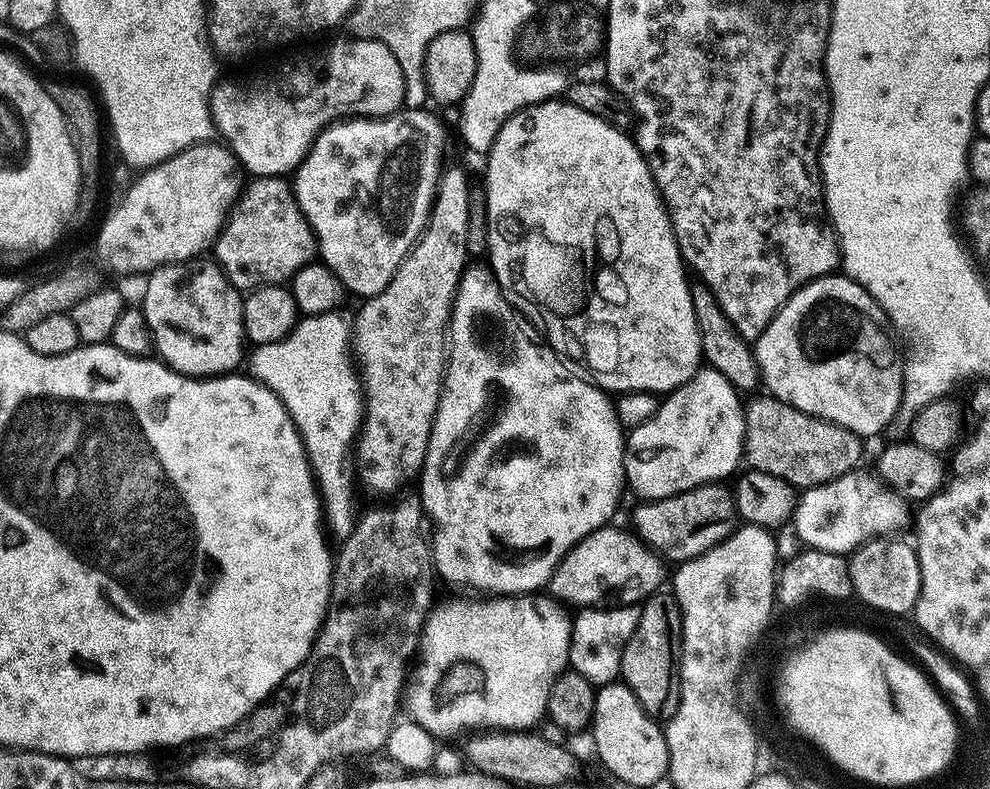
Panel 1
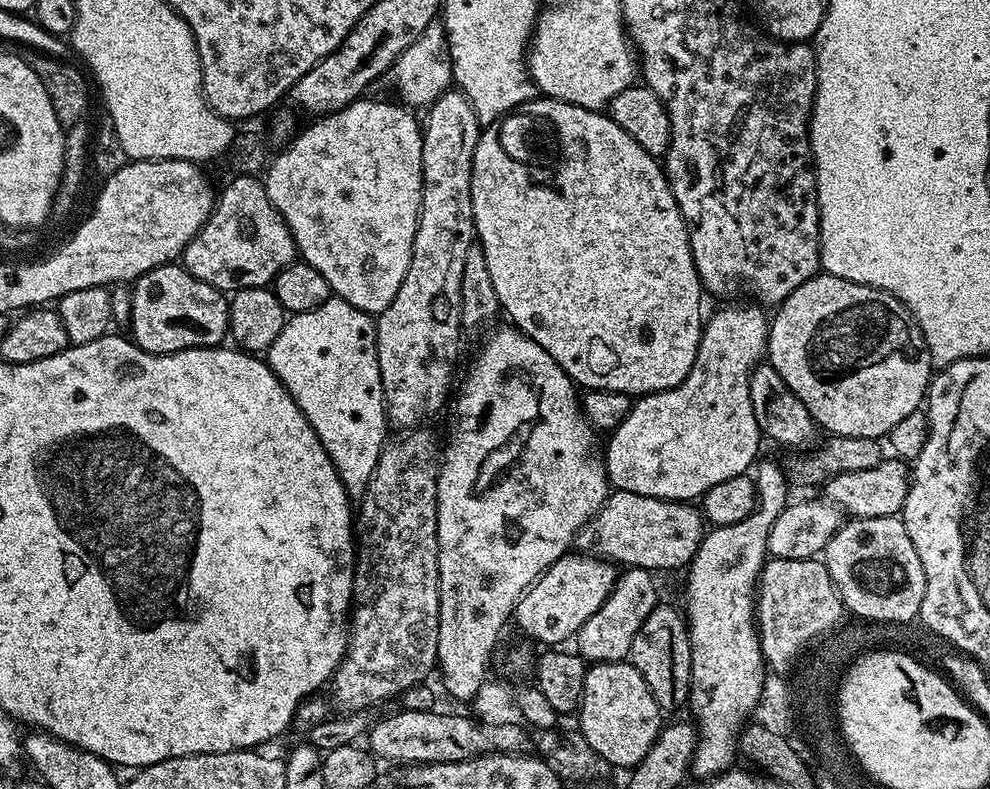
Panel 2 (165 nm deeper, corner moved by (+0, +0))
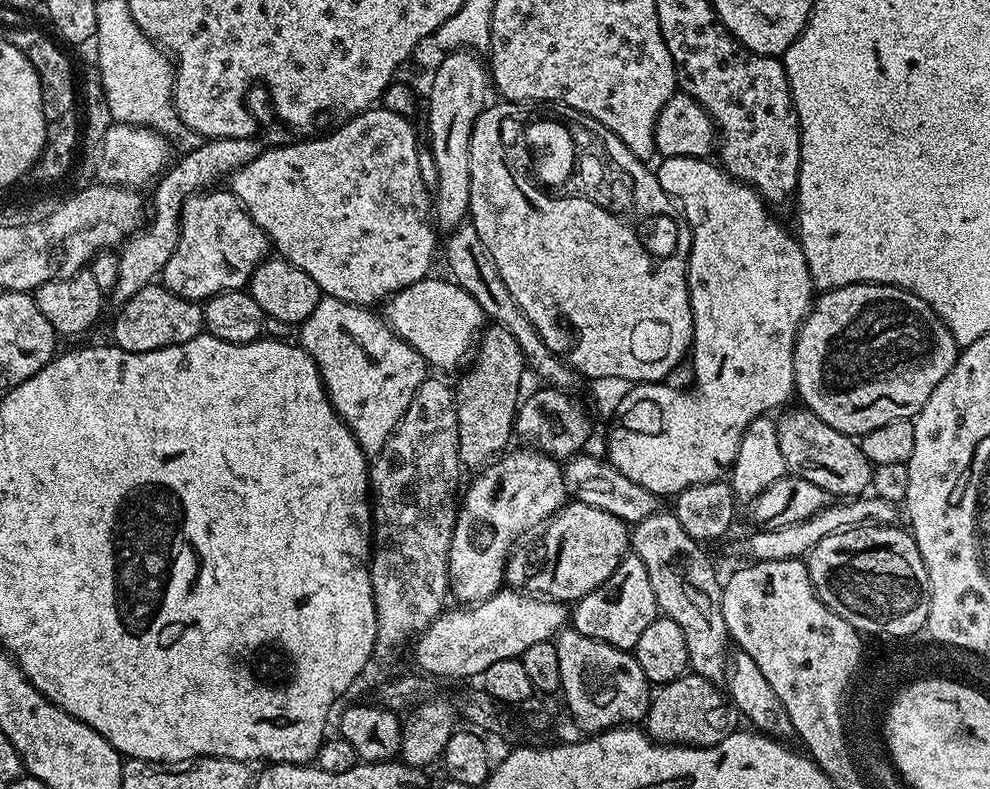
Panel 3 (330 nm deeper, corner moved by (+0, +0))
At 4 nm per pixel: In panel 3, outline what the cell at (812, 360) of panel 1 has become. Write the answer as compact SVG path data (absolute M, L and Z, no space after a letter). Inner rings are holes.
M851 284L841 288L830 288L821 291L812 301L812 310L808 317L800 324L800 330L796 333L796 345L794 346L794 378L796 387L794 389L797 397L801 396L803 407L813 412L826 426L834 426L842 434L853 438L859 438L870 430L878 430L878 426L886 426L886 422L898 422L899 420L912 420L926 406L926 398L934 394L934 386L950 374L958 355L956 339L950 334L945 326L944 320L938 318L938 314L922 298L918 298L913 292L907 292L905 288L896 288L894 285L886 284Z

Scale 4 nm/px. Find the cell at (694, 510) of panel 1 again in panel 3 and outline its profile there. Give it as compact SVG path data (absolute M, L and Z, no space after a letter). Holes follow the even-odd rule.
M578 499L565 503L564 507L547 521L543 532L544 537L533 548L528 548L525 552L516 550L509 555L506 580L513 589L523 590L525 593L549 600L561 602L581 600L586 594L590 594L590 590L602 586L602 582L606 582L606 578L614 574L616 567L630 552L629 525L619 520L614 514L595 506L584 505Z

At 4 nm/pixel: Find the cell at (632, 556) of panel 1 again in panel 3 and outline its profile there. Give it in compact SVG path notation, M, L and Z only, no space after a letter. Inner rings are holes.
M501 590L480 604L456 606L453 612L451 610L441 612L433 624L414 641L416 664L422 671L429 672L432 676L449 676L452 680L460 680L463 676L480 678L488 667L494 665L494 662L518 658L527 648L534 646L534 642L552 640L569 620L570 608L567 603L525 594L520 590Z

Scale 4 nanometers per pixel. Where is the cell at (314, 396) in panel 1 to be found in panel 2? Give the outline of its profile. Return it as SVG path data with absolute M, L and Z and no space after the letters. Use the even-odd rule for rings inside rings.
M329 298L314 310L297 312L285 319L282 334L278 334L268 348L266 362L302 410L314 434L318 434L326 454L330 454L330 462L334 462L338 470L338 478L342 478L346 494L358 502L366 494L366 486L370 486L374 466L378 466L378 458L386 443L384 431L390 428L384 412L382 374L378 370L375 319L369 313L350 306L350 302Z

